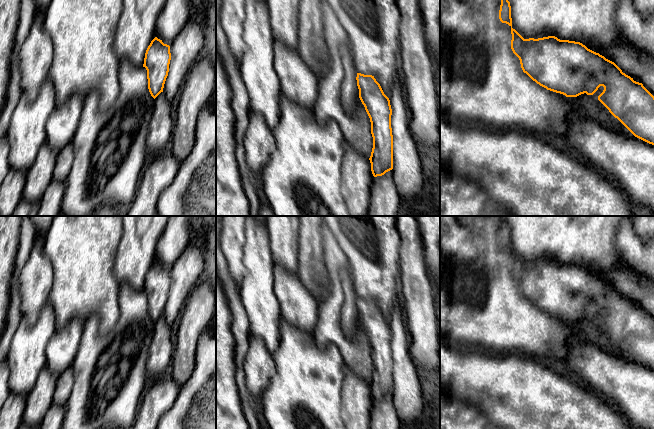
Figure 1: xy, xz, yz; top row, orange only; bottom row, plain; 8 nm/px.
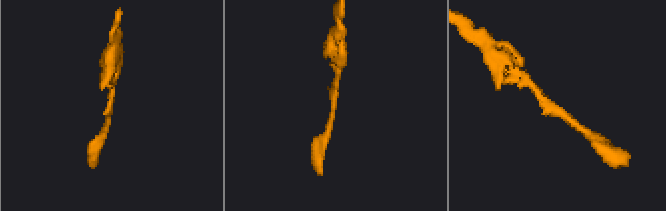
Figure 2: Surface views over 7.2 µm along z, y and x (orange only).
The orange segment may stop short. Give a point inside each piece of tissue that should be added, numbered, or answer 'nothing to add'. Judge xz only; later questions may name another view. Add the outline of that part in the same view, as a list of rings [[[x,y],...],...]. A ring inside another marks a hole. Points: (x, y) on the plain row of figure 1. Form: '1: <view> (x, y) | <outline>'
nothing to add

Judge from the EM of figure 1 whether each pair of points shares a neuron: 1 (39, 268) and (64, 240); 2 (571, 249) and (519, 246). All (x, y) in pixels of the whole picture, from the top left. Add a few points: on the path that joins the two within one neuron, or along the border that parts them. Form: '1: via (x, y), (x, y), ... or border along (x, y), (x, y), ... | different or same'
1: border along (44, 236), (43, 252), (51, 264), (53, 281) | different
2: via (558, 246), (532, 246) | same

